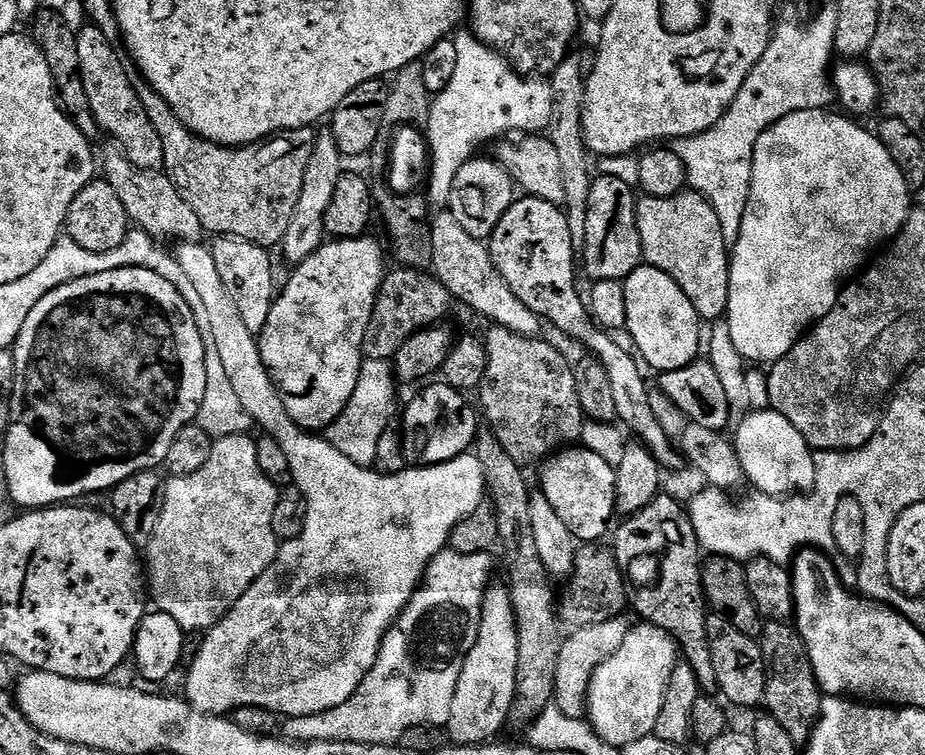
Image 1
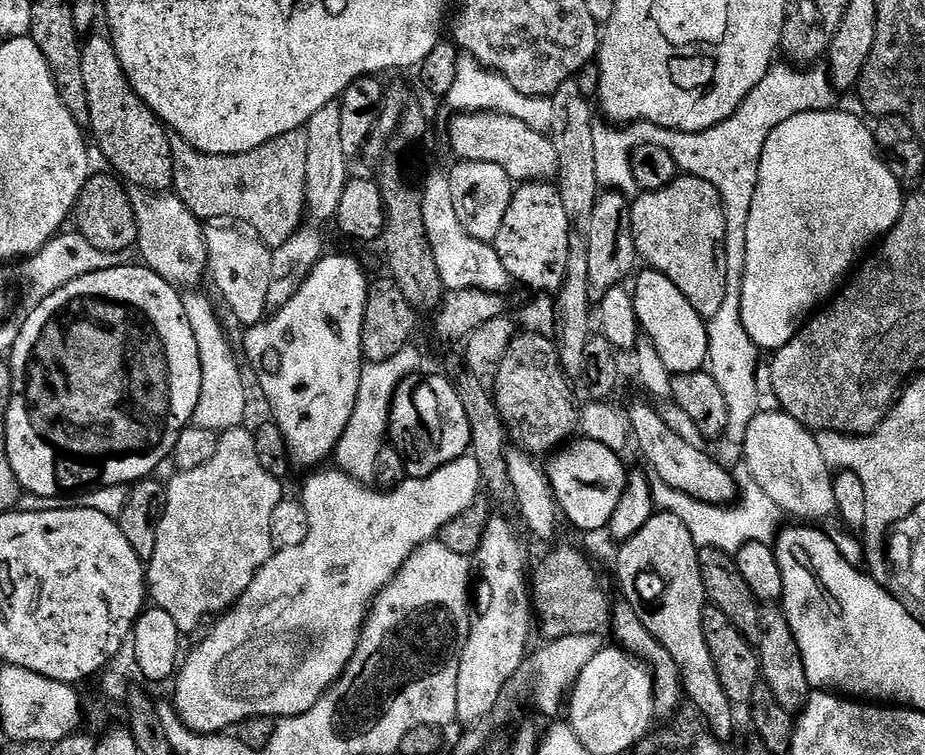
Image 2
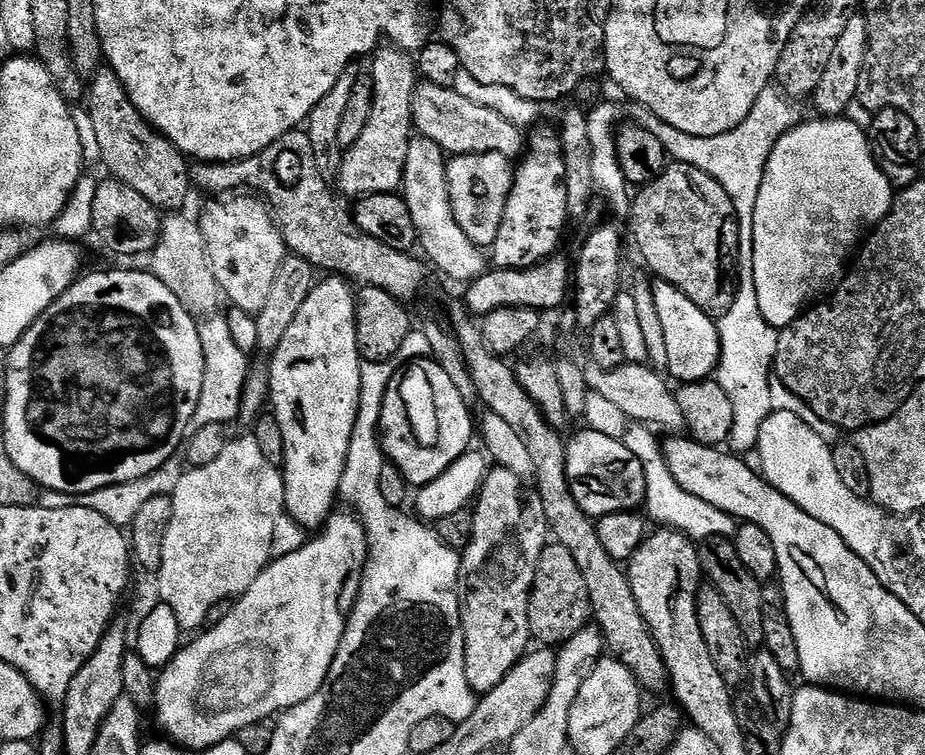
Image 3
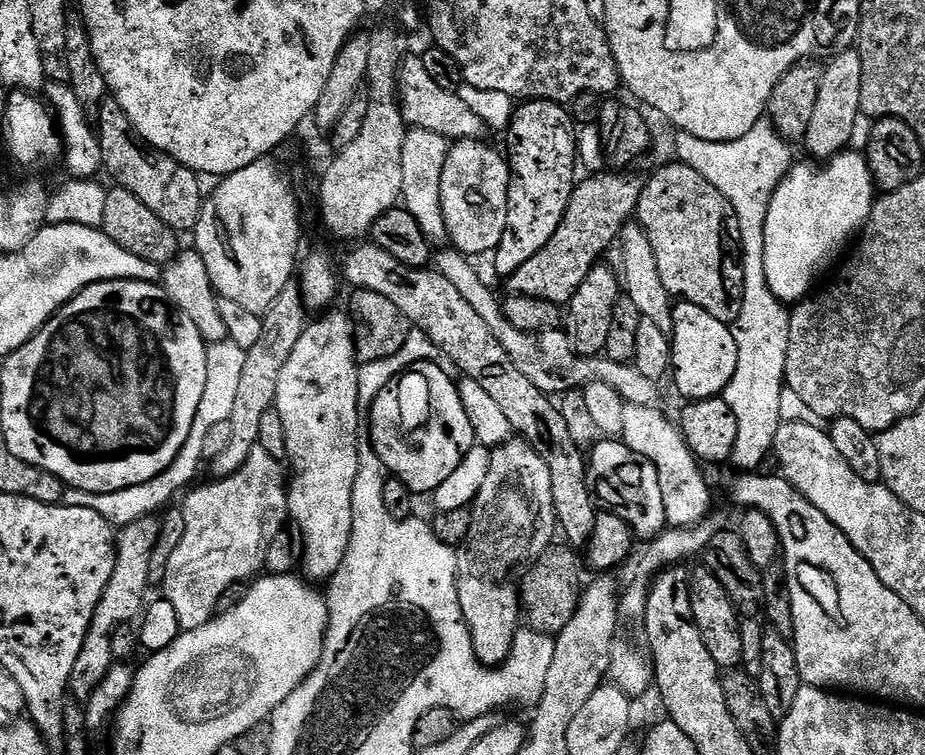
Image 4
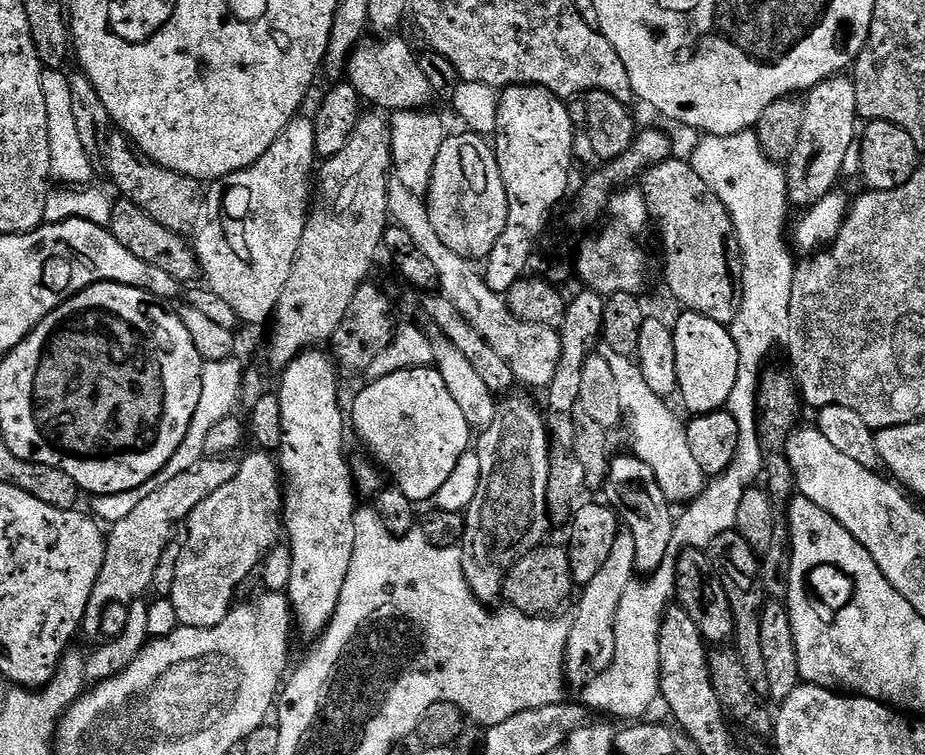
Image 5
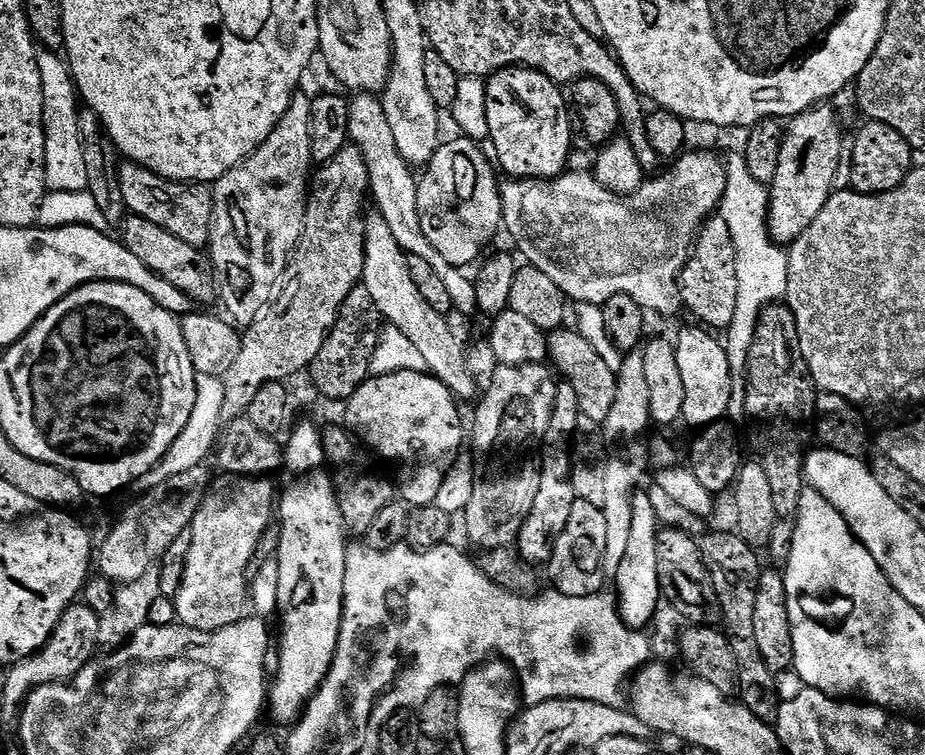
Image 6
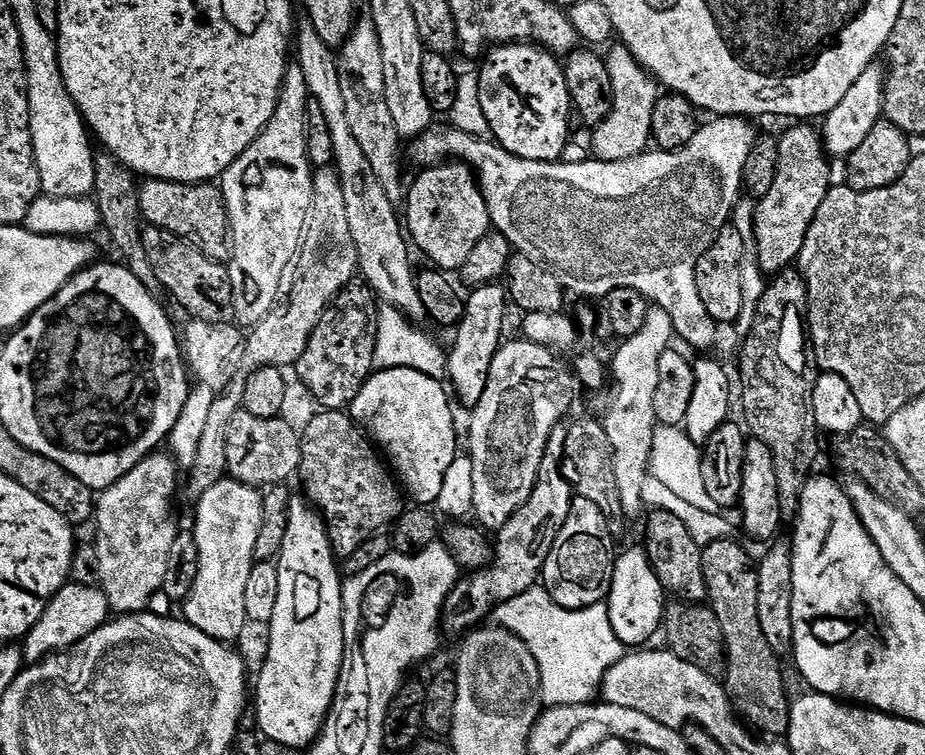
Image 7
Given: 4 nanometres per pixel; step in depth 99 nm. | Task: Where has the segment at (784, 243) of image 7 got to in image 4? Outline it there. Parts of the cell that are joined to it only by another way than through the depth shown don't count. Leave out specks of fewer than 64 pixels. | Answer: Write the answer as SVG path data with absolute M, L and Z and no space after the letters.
M859 51L838 52L831 57L822 74L822 86L818 86L818 102L814 102L814 114L810 117L810 130L806 130L802 144L808 147L813 161L827 162L849 147L856 123L862 120L862 58Z

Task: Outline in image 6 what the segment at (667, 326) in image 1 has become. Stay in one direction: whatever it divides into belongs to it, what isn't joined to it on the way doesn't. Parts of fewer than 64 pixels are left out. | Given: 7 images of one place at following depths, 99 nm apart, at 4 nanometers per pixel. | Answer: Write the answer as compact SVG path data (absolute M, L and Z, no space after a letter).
M703 326L684 328L674 336L678 370L682 370L682 386L686 390L685 409L693 412L696 426L715 424L723 421L732 404L732 376L728 349L715 340L713 333Z

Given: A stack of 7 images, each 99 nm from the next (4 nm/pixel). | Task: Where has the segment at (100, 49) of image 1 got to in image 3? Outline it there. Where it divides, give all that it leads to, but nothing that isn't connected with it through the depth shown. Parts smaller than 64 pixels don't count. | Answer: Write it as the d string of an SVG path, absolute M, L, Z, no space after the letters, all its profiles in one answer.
M102 67L90 80L86 88L86 111L90 122L94 122L100 164L108 167L107 175L138 190L158 210L179 213L188 200L188 191L194 188L189 161L130 102L130 94L112 68Z

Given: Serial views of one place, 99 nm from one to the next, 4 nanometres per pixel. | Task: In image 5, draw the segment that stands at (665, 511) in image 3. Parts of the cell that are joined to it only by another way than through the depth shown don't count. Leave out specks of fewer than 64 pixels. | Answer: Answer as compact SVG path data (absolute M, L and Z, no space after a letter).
M604 348L602 355L613 371L614 382L617 387L618 402L621 403L623 423L628 424L628 436L632 439L631 455L636 456L642 462L654 470L654 478L658 486L662 486L664 499L673 505L687 505L697 500L702 494L706 483L706 477L702 474L702 466L694 459L694 453L690 451L690 442L686 438L686 427L667 408L665 397L656 396L642 376L640 365L629 357L615 354L609 348Z

